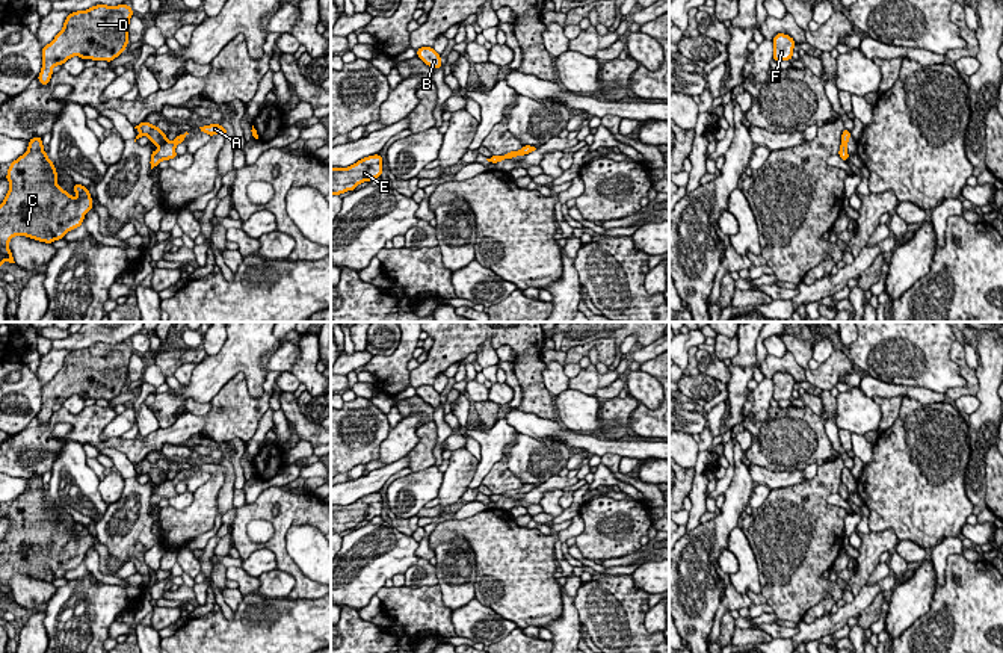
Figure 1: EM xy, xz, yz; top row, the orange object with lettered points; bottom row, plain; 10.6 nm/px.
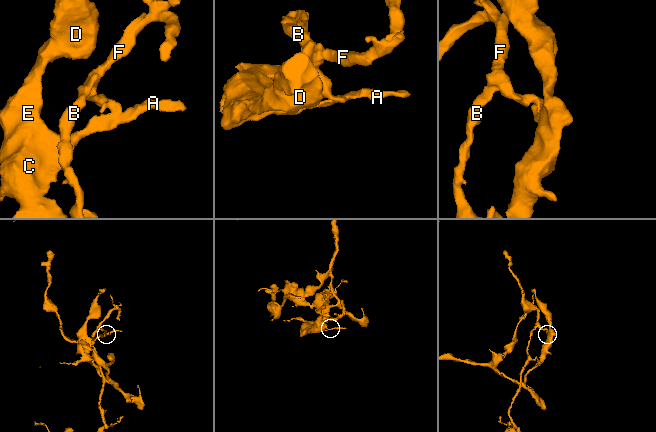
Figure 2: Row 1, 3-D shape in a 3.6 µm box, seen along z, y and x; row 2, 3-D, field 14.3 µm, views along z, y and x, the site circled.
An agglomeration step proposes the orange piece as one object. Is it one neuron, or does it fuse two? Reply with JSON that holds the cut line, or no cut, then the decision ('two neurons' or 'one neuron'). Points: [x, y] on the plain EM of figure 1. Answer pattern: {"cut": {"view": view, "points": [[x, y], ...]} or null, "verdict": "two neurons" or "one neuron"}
{"cut": {"view": "xy", "points": [[166, 479], [160, 484]]}, "verdict": "two neurons"}

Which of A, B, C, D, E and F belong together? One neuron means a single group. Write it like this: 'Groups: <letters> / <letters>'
Groups: A C D E / B F

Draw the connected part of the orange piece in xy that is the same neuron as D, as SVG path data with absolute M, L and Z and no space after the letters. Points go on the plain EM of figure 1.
M95 343L86 349L71 351L54 378L42 384L42 407L36 416L41 425L48 423L56 404L63 404L73 395L83 399L116 398L128 384L131 345Z

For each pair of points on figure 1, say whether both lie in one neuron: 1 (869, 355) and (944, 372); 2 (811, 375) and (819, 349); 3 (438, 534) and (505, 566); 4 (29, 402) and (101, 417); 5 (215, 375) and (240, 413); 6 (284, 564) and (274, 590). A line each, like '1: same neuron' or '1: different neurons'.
1: same neuron
2: different neurons
3: same neuron
4: different neurons
5: different neurons
6: different neurons

